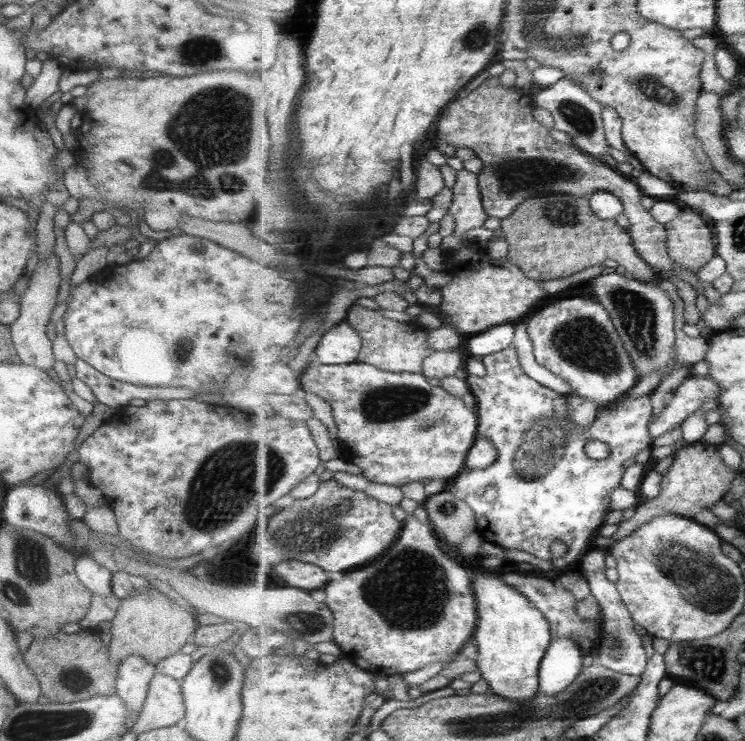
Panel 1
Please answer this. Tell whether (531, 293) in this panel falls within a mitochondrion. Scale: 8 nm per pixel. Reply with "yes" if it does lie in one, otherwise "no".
no

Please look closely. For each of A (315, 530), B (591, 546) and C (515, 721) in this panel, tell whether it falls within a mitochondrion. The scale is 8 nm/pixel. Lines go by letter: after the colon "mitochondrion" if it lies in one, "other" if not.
A: mitochondrion
B: other
C: mitochondrion

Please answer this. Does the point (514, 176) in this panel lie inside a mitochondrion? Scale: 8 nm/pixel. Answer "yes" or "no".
yes

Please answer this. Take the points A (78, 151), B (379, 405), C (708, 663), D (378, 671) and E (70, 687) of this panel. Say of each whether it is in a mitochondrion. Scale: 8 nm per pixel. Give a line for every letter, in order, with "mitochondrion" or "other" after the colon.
A: other
B: mitochondrion
C: mitochondrion
D: other
E: mitochondrion

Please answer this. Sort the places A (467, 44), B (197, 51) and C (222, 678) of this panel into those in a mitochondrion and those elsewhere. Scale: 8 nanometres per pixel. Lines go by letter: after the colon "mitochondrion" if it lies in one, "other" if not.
A: mitochondrion
B: mitochondrion
C: mitochondrion

